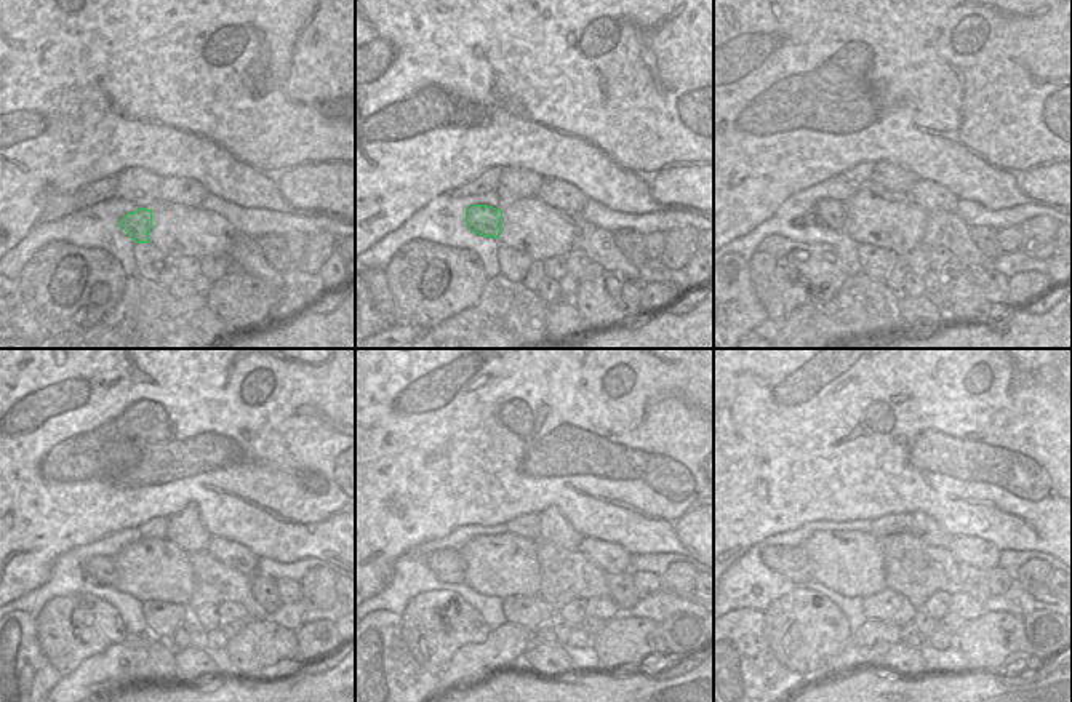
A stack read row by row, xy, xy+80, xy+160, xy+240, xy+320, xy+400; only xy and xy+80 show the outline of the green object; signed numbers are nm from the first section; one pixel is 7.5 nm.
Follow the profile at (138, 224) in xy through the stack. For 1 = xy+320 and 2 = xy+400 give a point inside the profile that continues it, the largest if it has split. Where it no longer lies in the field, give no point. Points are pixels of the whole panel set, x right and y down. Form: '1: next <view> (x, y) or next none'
1: next xy+320 (447, 565)
2: next xy+400 (789, 560)

